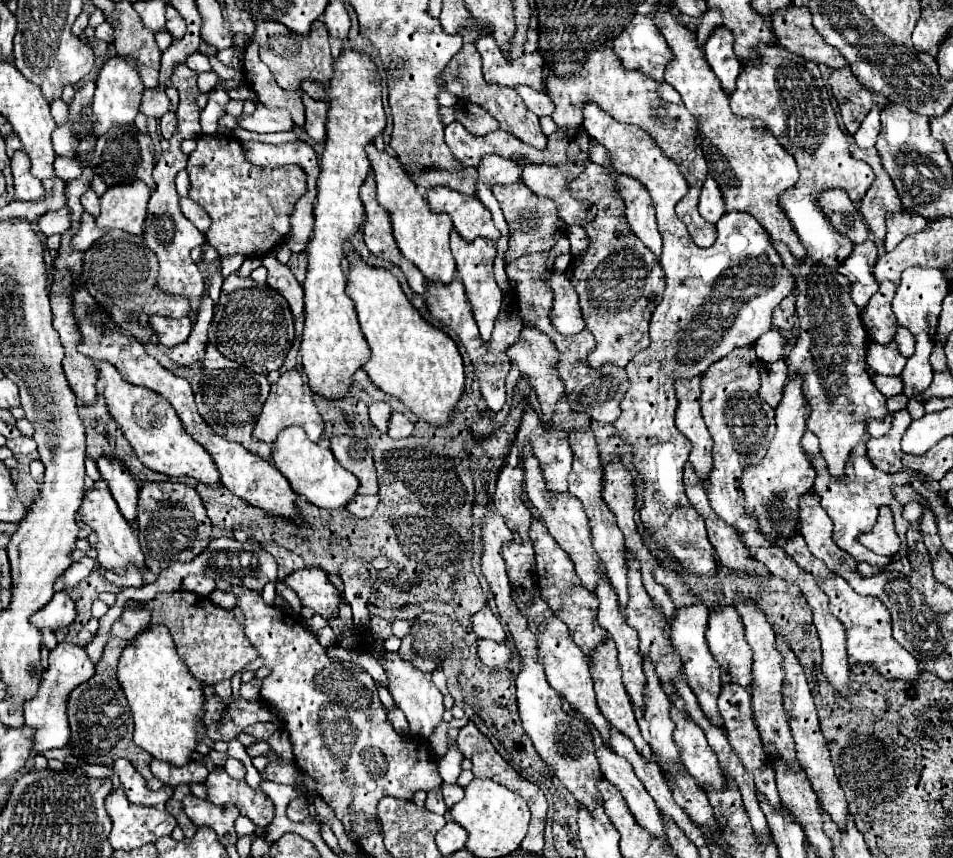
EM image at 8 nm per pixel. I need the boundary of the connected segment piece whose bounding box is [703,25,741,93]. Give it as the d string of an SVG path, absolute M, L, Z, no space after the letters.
M715 27L709 35L705 47L705 57L713 69L713 73L719 77L725 93L733 93L735 79L741 73L741 61L733 53L733 35L727 27Z

